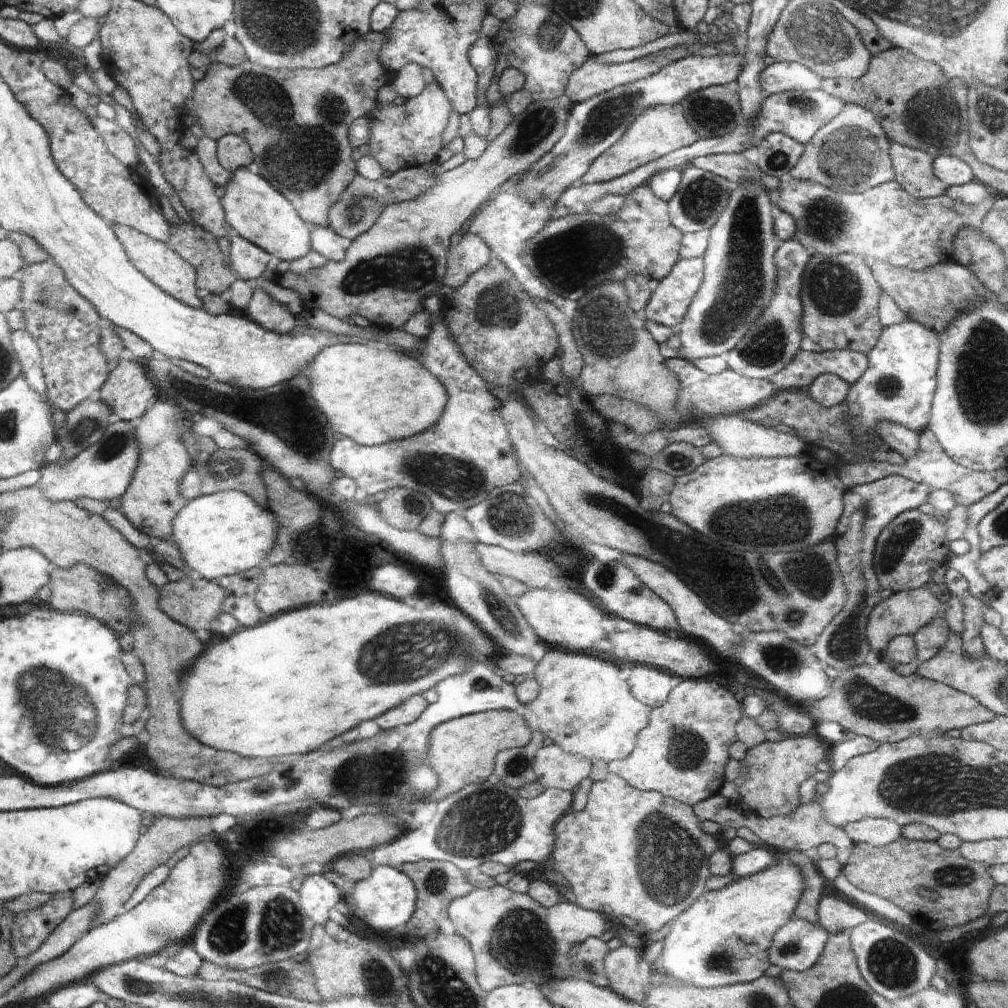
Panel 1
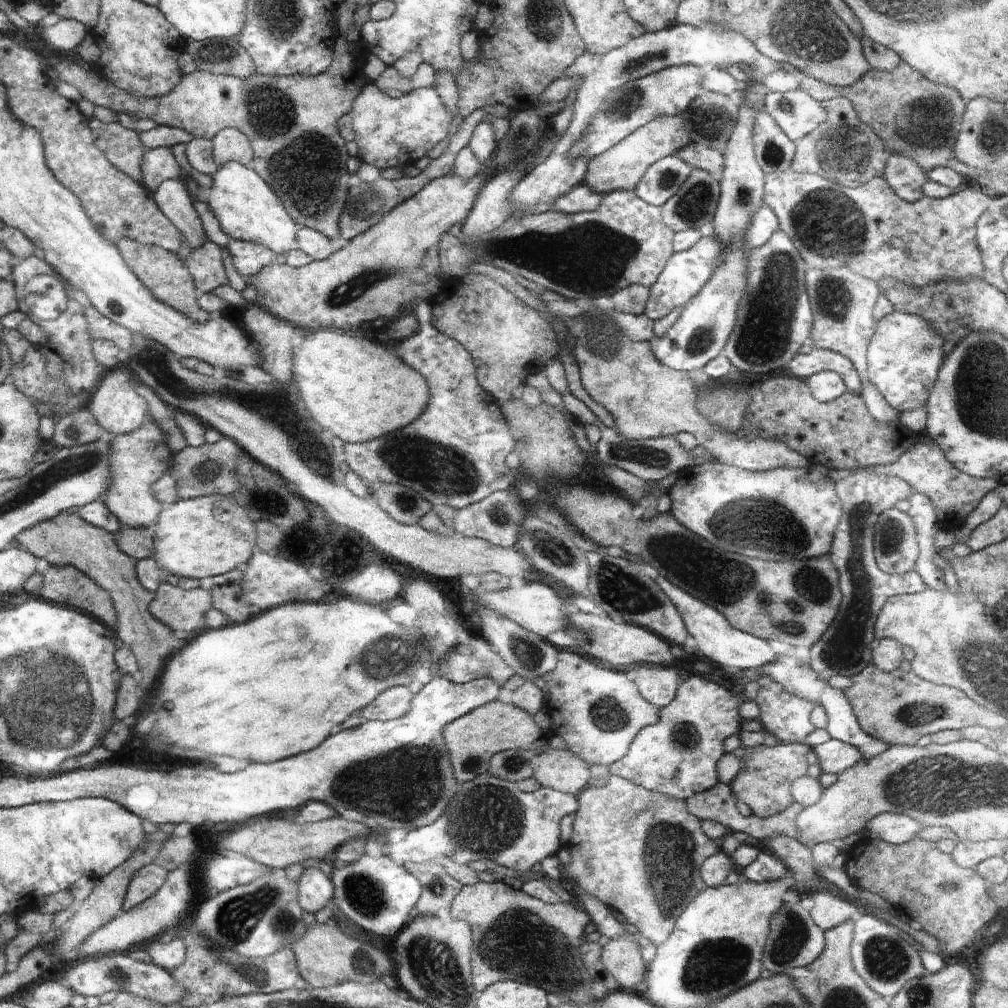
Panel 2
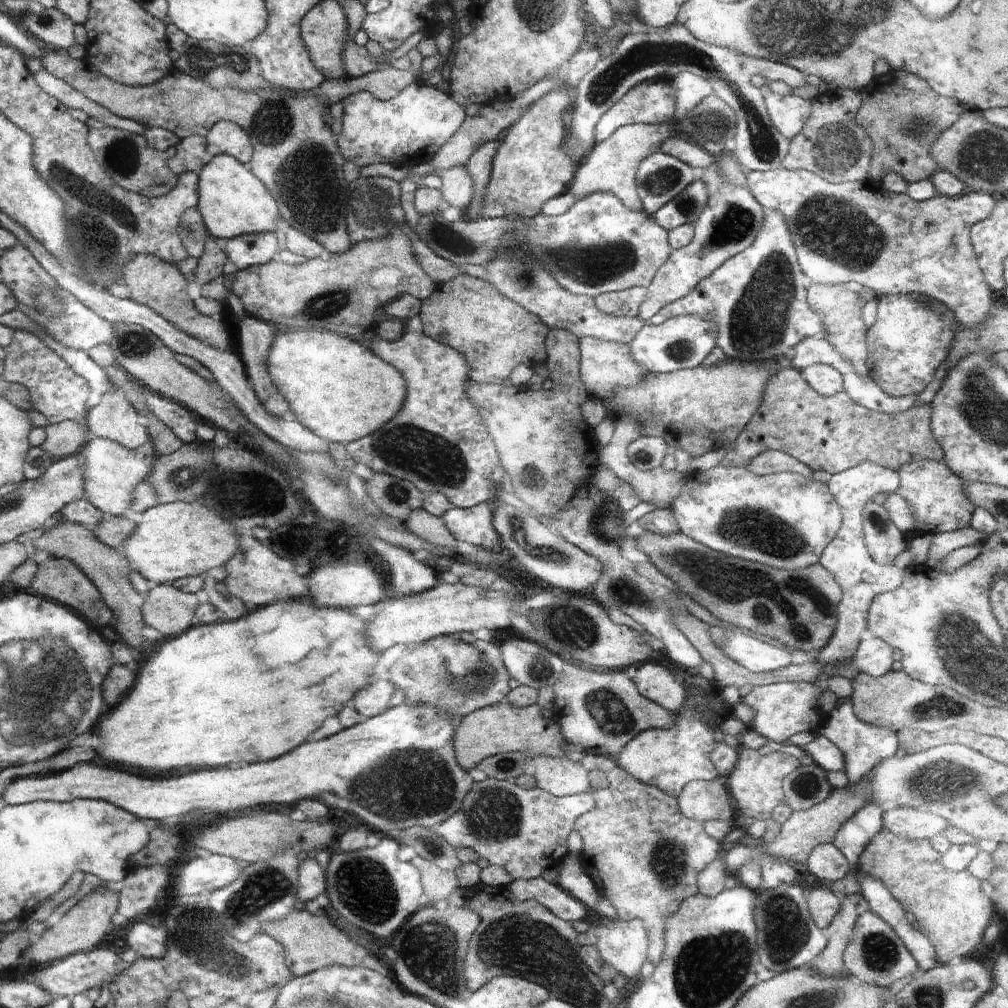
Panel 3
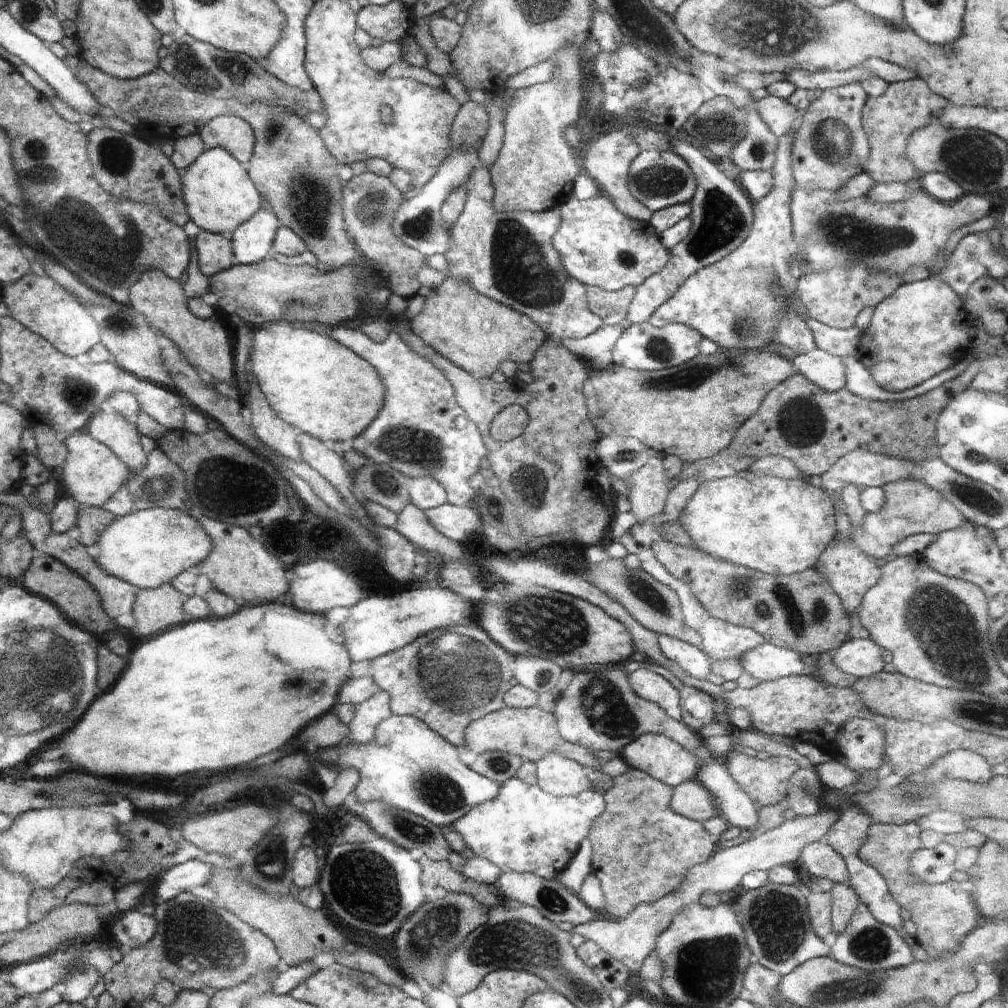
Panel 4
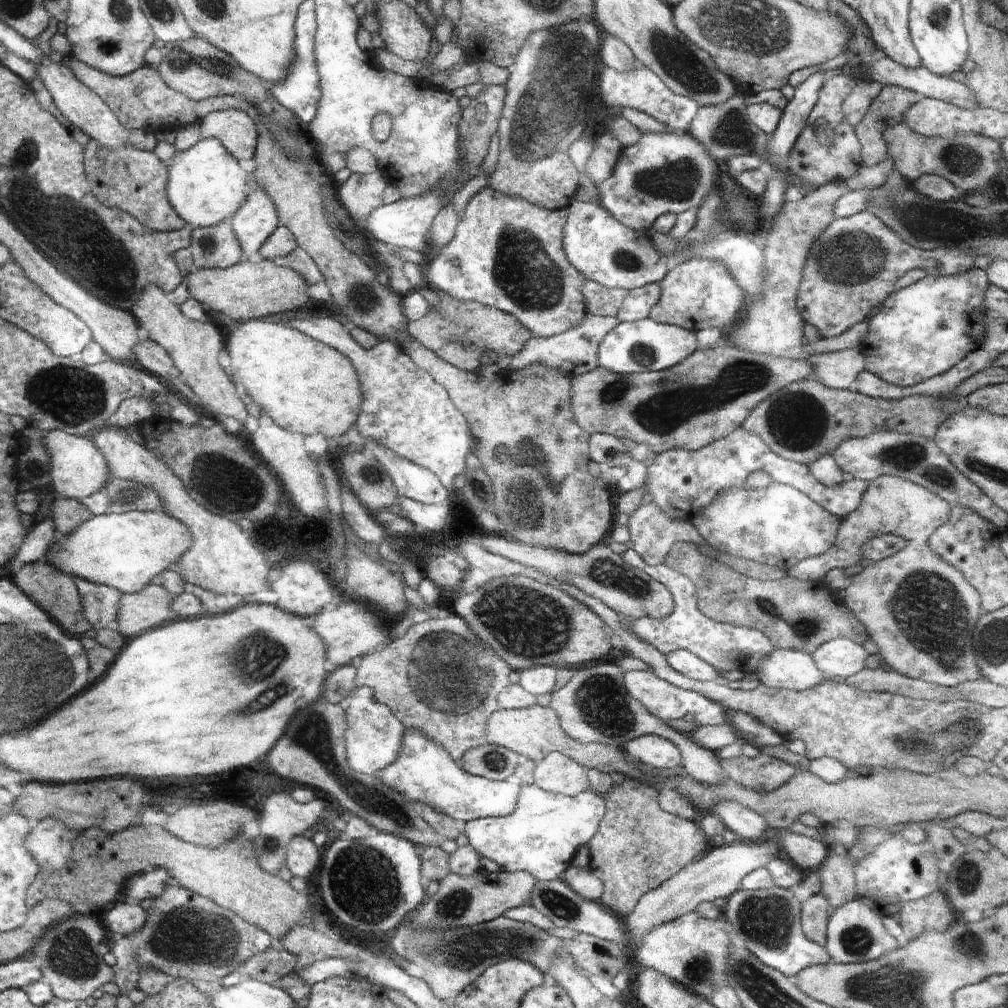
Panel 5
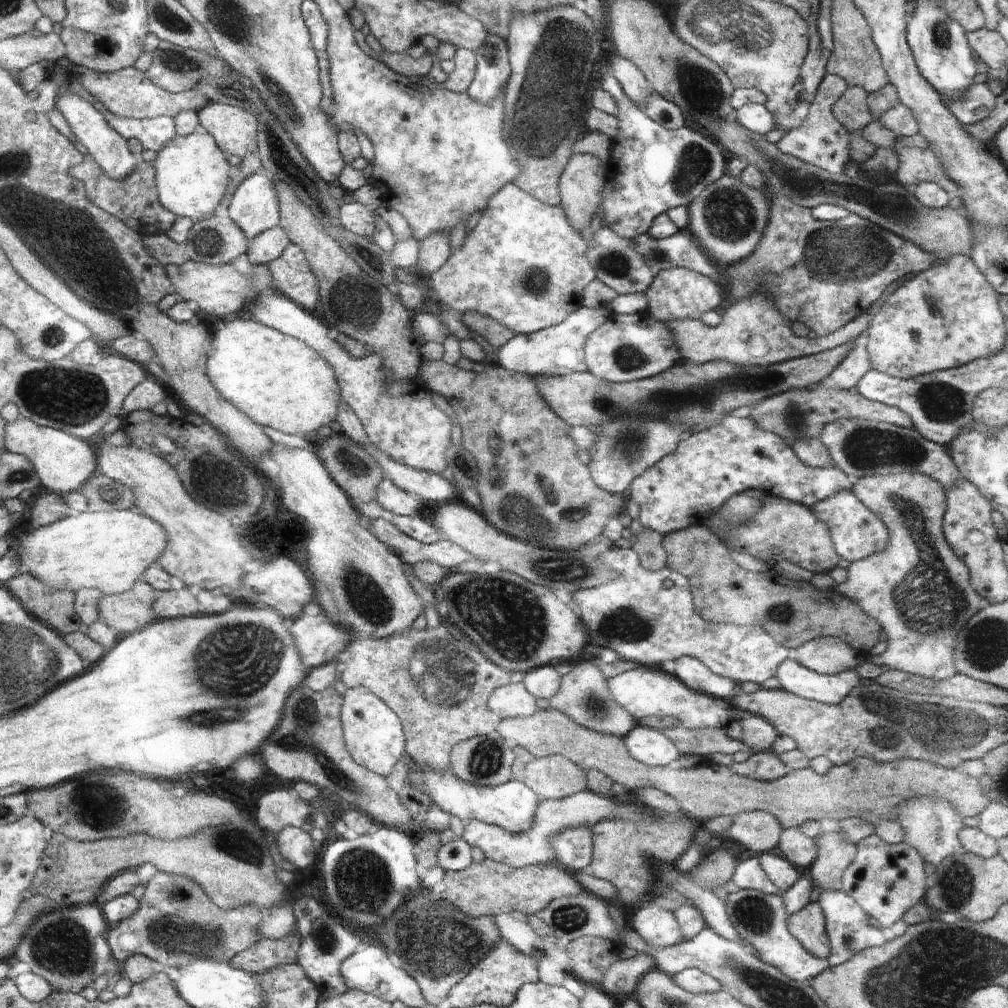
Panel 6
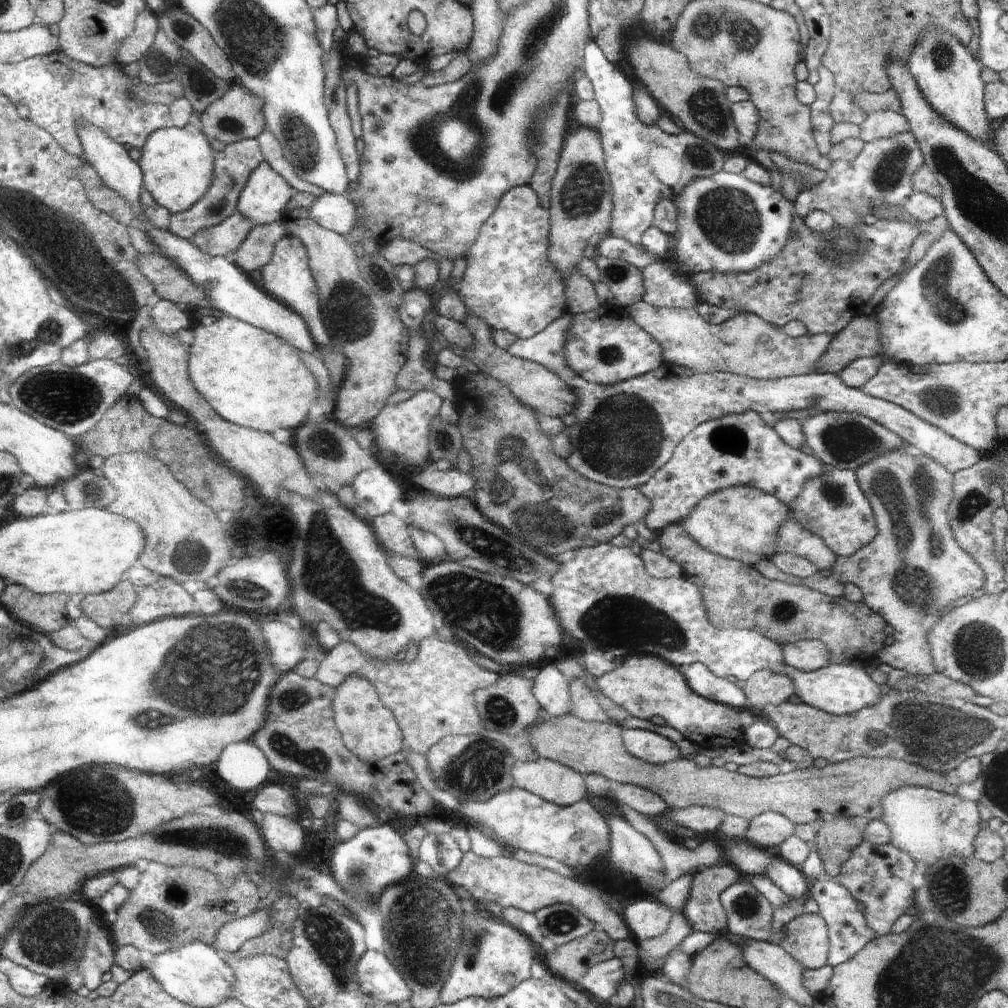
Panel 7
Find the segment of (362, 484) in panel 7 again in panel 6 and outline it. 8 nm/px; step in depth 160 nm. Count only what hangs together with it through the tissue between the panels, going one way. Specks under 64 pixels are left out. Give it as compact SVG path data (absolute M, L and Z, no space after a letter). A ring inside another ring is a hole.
M384 478L377 490L377 500L386 509L387 514L420 516L420 499L416 495L409 495L398 488L390 479Z

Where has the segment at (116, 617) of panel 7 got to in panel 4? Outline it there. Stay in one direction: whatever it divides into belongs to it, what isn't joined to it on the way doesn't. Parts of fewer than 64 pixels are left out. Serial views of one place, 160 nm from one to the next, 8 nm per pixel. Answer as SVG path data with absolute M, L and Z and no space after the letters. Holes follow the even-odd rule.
M170 584L156 590L138 588L133 614L137 622L133 629L136 636L152 636L170 626L182 625L186 618L190 620L182 608L182 594Z

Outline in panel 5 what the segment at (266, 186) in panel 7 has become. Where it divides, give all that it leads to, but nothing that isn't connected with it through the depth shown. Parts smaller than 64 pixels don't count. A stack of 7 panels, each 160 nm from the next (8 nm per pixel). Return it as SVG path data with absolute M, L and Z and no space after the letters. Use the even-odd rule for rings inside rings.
M255 186L230 223L243 249L243 258L255 260L260 248L279 226L278 209L271 197Z

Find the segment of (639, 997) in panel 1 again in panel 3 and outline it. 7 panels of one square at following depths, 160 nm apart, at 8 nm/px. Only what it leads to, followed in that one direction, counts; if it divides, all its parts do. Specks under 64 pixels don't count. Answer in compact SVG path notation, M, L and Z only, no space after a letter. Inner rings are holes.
M604 920L590 930L597 938L600 956L629 981L637 981L649 947L646 929L640 920Z

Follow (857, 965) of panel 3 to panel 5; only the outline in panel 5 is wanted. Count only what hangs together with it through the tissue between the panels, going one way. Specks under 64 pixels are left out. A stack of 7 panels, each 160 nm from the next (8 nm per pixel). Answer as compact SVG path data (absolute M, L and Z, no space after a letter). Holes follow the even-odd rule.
M855 898L833 910L827 922L827 941L824 947L832 961L852 964L883 957L886 953L900 948L898 942L902 940L894 938L882 925L882 915Z

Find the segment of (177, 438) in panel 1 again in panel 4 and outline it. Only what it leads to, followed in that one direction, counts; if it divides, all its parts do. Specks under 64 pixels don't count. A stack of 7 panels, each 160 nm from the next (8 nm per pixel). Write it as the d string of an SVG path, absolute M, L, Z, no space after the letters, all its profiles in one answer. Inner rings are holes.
M85 431L70 434L64 439L69 456L59 470L64 490L78 500L81 506L101 507L132 475L129 466L116 456L112 449L102 444Z

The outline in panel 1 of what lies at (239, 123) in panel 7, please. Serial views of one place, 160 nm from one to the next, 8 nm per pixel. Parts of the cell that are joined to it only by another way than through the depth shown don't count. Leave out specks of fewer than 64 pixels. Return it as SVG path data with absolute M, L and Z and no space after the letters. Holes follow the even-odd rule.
M225 131L217 141L216 157L224 170L234 173L241 167L249 167L255 161L254 150L243 137Z

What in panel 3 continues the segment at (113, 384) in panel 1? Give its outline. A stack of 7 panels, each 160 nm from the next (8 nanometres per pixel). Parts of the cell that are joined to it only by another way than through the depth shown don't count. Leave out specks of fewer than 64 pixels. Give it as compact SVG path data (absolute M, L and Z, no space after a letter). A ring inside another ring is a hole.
M112 387L101 401L86 412L88 439L104 437L129 449L148 441L146 428L140 426L138 414L121 388Z

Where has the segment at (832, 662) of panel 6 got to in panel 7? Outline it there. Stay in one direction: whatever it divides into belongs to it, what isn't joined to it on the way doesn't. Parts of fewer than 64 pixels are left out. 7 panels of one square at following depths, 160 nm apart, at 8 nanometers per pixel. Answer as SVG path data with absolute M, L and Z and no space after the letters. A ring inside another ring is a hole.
M806 639L798 644L790 642L784 646L784 662L790 668L815 671L831 664L831 652L821 640Z

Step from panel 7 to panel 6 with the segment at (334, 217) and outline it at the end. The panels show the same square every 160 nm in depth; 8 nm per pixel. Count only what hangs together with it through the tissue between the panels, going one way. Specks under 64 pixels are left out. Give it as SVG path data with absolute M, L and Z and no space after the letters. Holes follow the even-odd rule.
M346 198L339 213L338 219L349 231L372 239L376 232L376 217L372 212L372 207Z

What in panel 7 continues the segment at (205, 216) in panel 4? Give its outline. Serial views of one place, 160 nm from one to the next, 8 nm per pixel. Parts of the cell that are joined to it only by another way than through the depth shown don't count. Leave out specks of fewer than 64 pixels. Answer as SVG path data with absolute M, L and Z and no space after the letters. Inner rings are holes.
M190 122L182 128L164 127L151 132L141 148L139 165L143 172L143 186L160 206L171 213L188 210L210 188L215 156L204 135L198 130L196 122Z

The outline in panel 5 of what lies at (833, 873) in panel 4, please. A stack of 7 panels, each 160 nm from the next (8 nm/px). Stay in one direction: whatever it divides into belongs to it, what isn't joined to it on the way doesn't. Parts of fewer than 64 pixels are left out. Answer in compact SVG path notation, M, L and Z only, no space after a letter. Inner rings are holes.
M791 830L781 832L781 843L786 854L803 872L808 872L810 868L818 870L829 853L829 848L822 841Z

